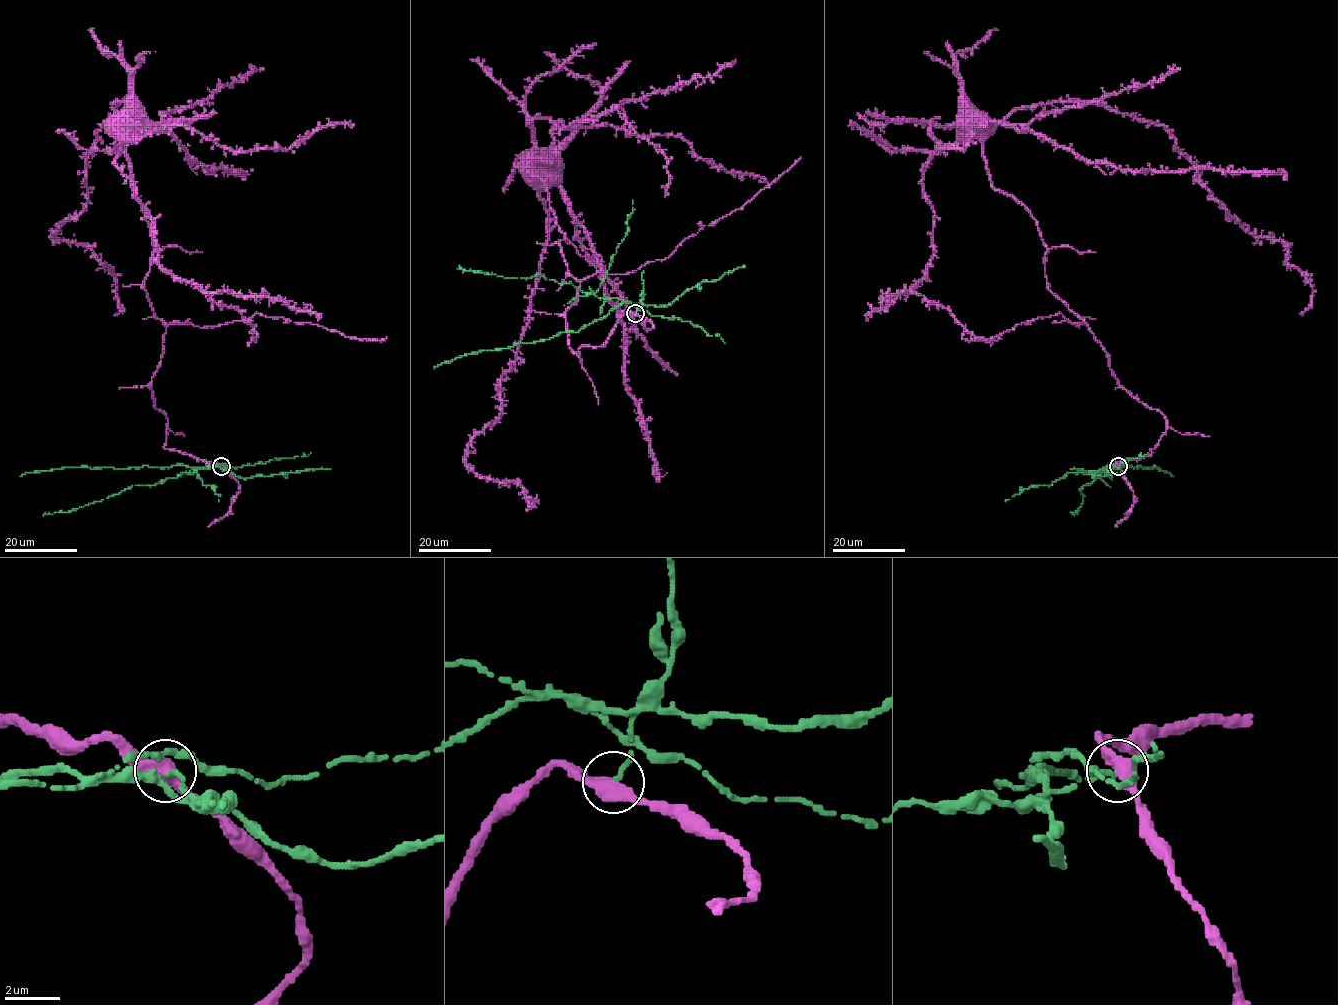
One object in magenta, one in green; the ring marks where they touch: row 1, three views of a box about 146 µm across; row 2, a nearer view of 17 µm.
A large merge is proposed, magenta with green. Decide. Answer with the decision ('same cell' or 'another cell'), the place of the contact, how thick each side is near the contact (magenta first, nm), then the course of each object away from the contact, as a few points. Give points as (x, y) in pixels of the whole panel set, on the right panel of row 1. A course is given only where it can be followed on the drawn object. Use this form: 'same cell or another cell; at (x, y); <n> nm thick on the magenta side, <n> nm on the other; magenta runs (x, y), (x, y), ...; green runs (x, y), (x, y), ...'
another cell; at (1118, 466); 480 nm thick on the magenta side, 220 nm on the other; magenta runs (1118, 466), (1165, 417), (991, 184), (983, 141), (1015, 110), (1161, 124), (1286, 245), (1302, 316); green runs (1117, 466), (1128, 465), (1146, 469), (1155, 466), (1173, 475)

